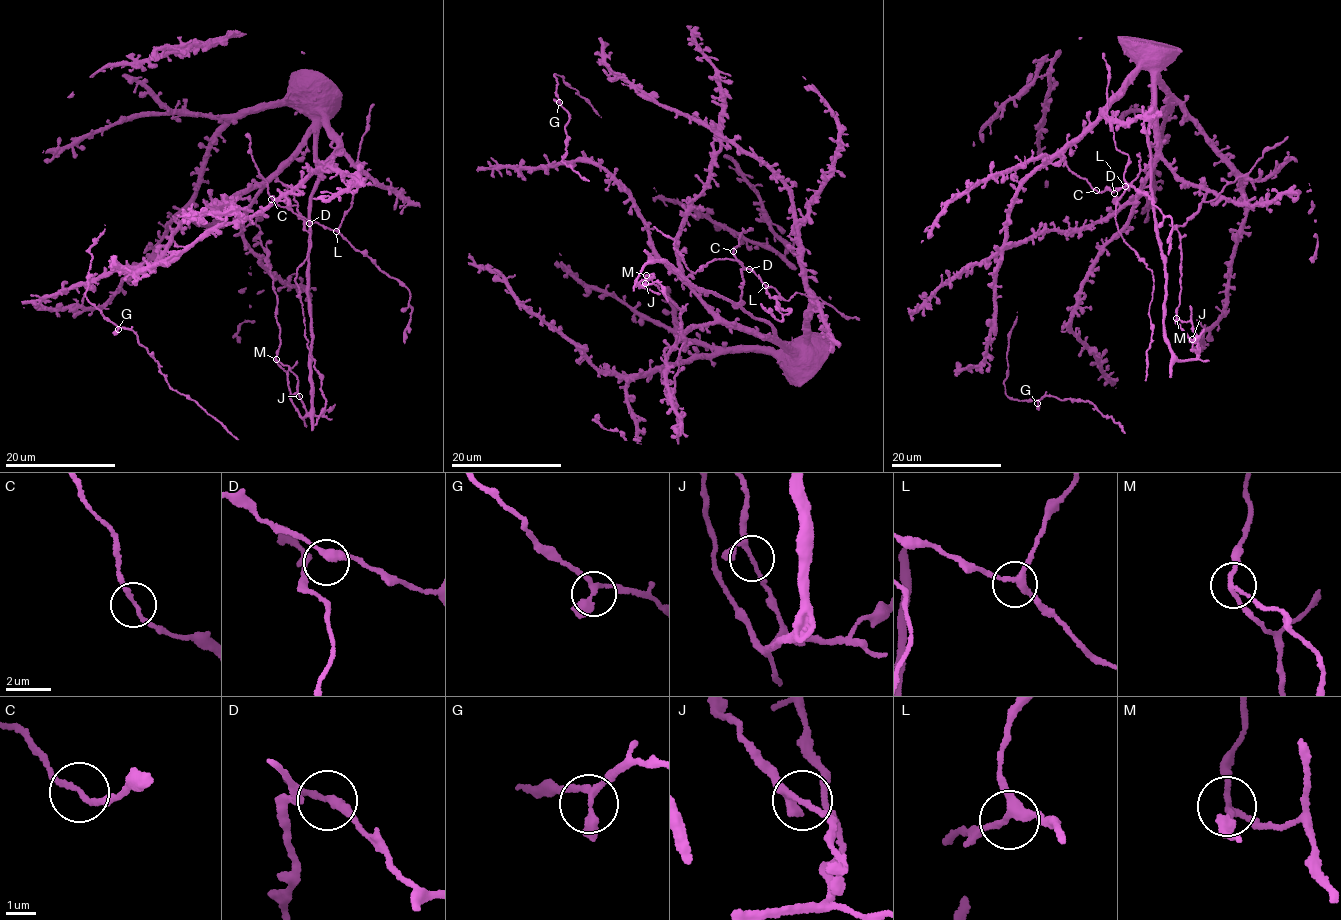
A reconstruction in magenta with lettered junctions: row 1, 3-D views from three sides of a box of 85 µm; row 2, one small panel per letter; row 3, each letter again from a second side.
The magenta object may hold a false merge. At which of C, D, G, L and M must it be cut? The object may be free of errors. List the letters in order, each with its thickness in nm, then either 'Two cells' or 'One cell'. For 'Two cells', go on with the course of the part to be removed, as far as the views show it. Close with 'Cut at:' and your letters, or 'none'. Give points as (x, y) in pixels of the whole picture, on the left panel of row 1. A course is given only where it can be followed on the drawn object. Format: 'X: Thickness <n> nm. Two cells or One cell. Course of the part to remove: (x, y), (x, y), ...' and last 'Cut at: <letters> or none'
C: Thickness 160 nm. One cell
D: Thickness 240 nm. One cell
G: Thickness 240 nm. One cell
L: Thickness 240 nm. One cell
M: Thickness 160 nm. Two cells. Course of the part to remove: (277, 359), (297, 377), (301, 403), (309, 415), (324, 412), (335, 404)
Cut at: M

